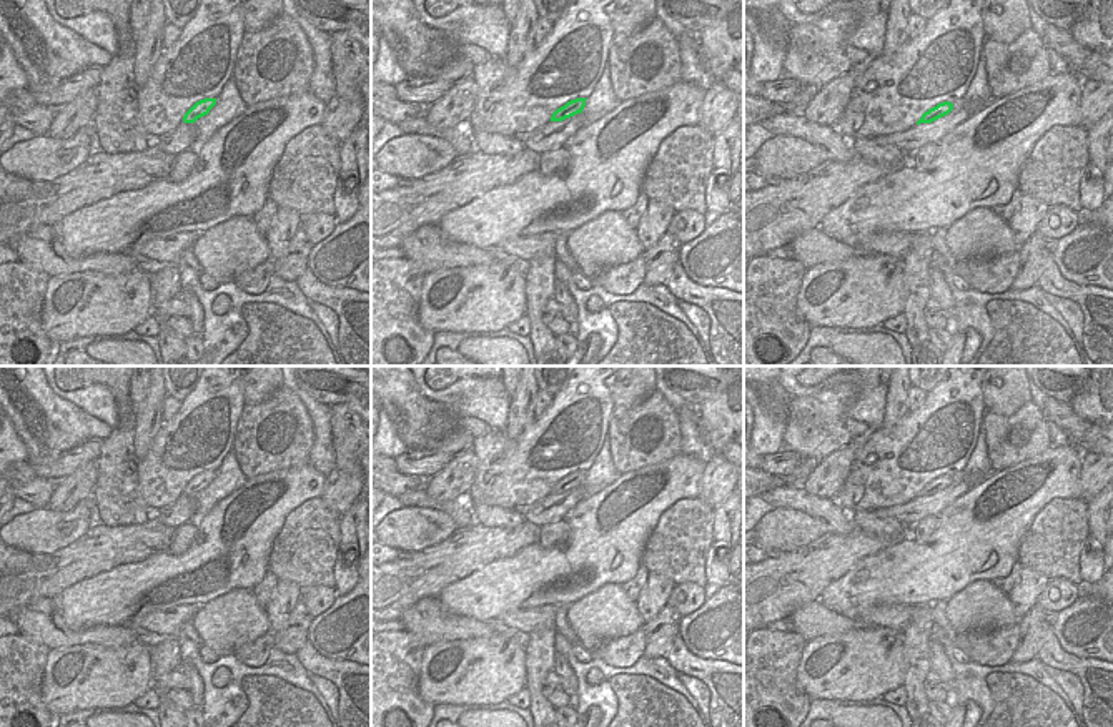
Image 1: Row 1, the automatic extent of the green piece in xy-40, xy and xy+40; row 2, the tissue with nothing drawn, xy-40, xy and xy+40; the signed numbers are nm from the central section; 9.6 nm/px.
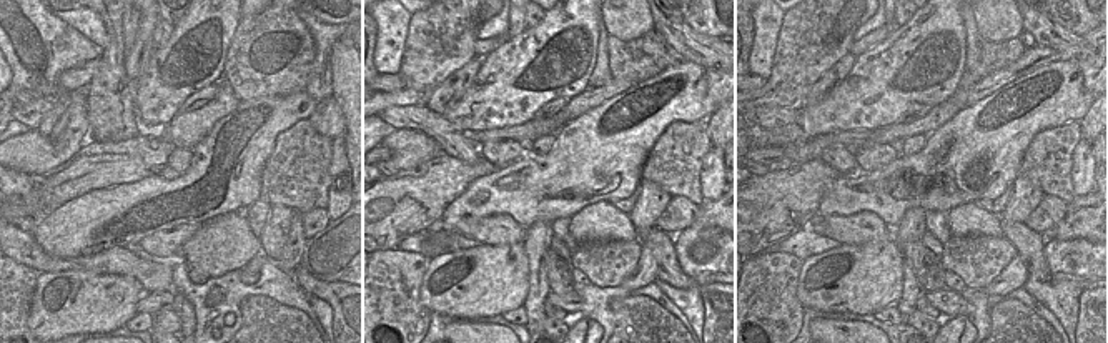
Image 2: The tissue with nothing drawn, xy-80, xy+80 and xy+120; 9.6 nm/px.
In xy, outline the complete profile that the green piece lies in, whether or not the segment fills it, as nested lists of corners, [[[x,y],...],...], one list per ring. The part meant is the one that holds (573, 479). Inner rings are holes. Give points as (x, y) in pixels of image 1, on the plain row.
[[[576,471],[567,474],[564,479],[557,481],[552,489],[551,494],[562,494],[566,491],[571,491],[577,486],[582,486],[584,479],[586,479],[586,472],[587,471]]]

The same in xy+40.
[[[950,474],[938,476],[937,479],[930,481],[928,484],[925,484],[922,487],[922,491],[917,494],[917,497],[932,496],[932,494],[948,487],[952,482],[953,482],[953,476],[950,476]]]

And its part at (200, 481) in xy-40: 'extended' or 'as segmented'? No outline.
as segmented

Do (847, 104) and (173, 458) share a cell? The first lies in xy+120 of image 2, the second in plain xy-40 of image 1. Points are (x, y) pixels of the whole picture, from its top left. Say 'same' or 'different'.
same

